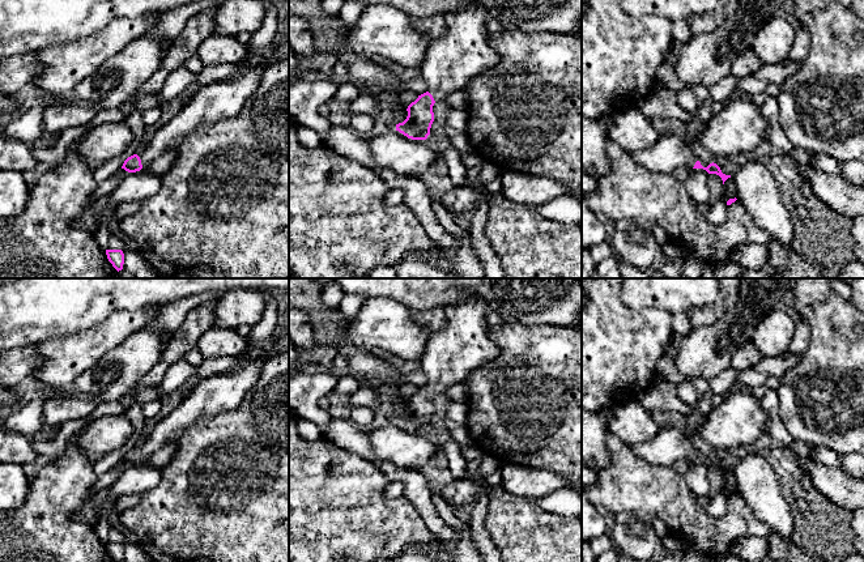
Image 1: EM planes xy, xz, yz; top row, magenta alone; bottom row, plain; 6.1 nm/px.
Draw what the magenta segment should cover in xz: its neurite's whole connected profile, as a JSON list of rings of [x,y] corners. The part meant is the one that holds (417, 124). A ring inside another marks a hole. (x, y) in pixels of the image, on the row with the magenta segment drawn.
[[[468,1],[463,9],[443,16],[447,26],[446,35],[429,44],[426,58],[420,65],[427,91],[408,106],[407,119],[396,124],[396,131],[412,140],[426,140],[430,135],[435,102],[444,102],[452,91],[465,90],[472,78],[499,64],[499,55],[488,42],[486,12],[482,7]]]

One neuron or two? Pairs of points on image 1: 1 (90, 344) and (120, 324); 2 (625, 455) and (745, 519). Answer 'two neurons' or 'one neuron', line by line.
1: one neuron
2: one neuron

